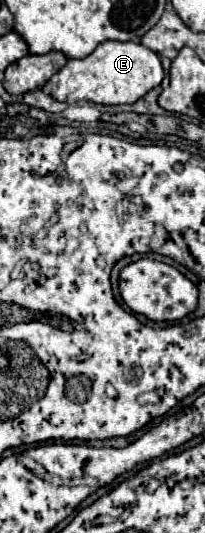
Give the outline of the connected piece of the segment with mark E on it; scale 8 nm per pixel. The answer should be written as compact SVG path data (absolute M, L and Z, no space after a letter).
M106 40L102 44L96 46L96 50L82 58L82 60L68 60L64 68L60 68L52 78L50 78L50 94L58 100L58 102L66 102L66 104L76 104L76 102L96 102L96 104L132 104L136 100L140 100L144 94L148 94L152 88L160 86L165 72L162 70L160 58L154 50L148 50L146 46L138 44L138 42L114 42L114 40Z

